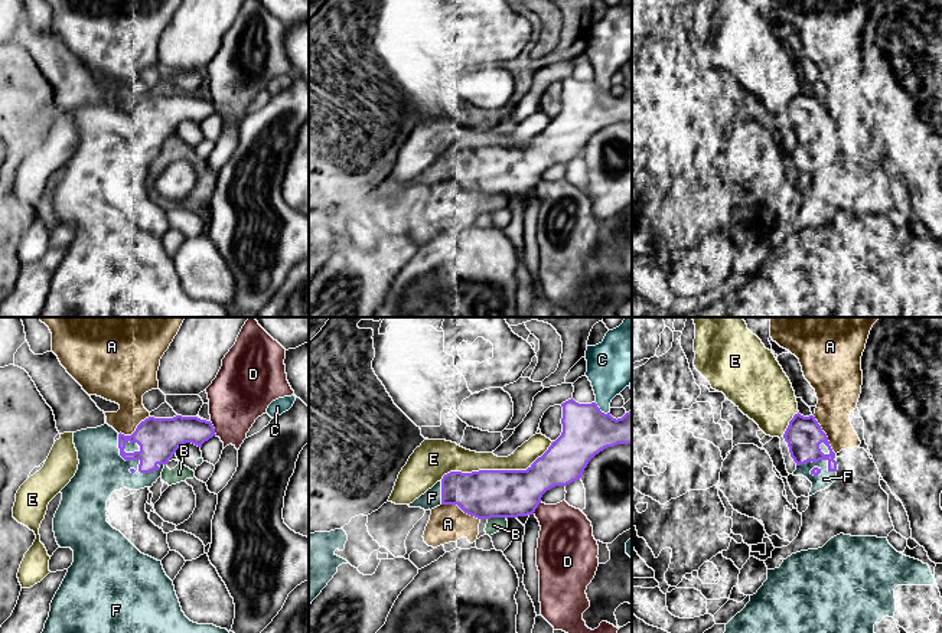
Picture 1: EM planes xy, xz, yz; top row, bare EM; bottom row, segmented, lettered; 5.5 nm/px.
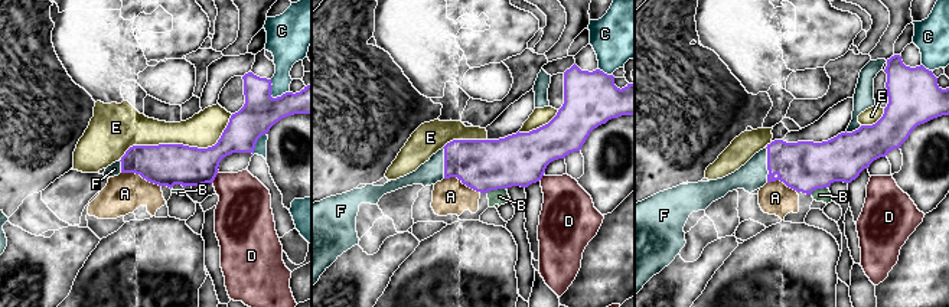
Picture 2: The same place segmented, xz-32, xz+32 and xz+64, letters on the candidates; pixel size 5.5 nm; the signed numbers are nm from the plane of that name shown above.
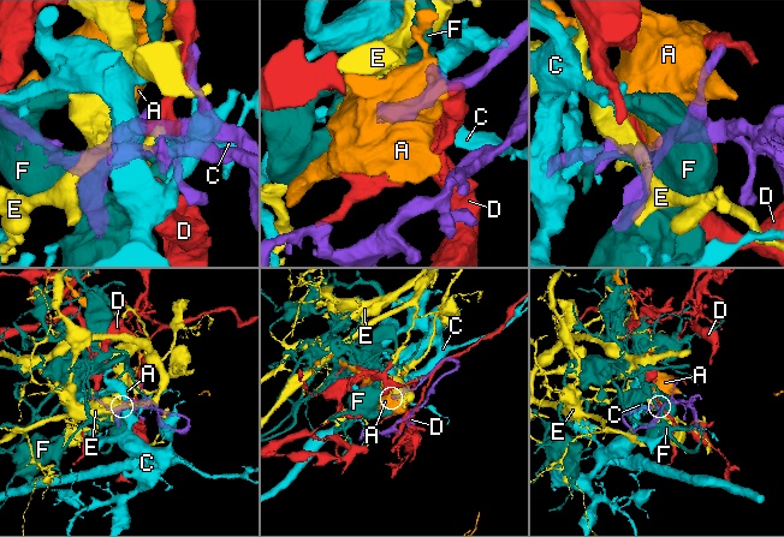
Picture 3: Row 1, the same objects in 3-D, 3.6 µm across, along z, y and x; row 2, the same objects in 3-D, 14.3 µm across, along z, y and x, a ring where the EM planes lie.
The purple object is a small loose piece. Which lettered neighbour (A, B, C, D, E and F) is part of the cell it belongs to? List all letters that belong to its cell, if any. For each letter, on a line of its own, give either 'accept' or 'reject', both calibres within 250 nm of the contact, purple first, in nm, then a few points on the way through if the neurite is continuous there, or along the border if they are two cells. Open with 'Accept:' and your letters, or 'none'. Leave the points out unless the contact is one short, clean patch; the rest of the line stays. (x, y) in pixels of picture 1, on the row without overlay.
Accept: F
A: reject; calibres 280 and 200 nm
B: reject; calibres 280 and 90 nm; border xz (507, 195), (488, 196)
C: reject; calibres 280 and 280 nm
D: reject; calibres 180 and 320 nm
E: reject; calibres 280 and 140 nm
F: accept; calibres 240 and 260 nm

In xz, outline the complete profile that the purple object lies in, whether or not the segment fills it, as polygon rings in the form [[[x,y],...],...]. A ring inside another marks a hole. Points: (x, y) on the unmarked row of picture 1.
[[[571,75],[561,84],[561,112],[527,147],[450,149],[408,183],[431,187],[440,182],[457,182],[465,190],[477,196],[534,192],[547,167],[580,157],[596,131],[617,121],[632,121],[632,88],[616,97],[610,89],[602,89],[596,79],[578,81]]]

